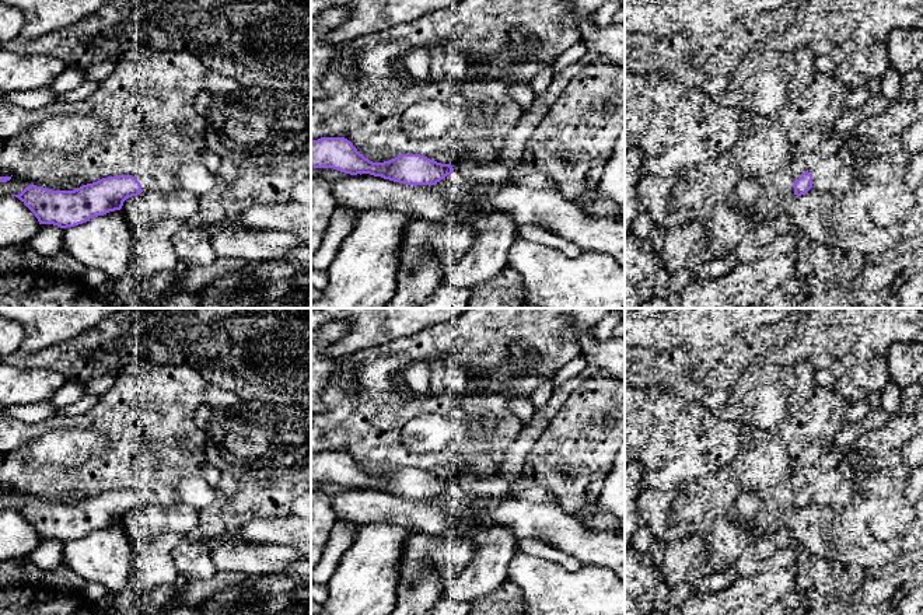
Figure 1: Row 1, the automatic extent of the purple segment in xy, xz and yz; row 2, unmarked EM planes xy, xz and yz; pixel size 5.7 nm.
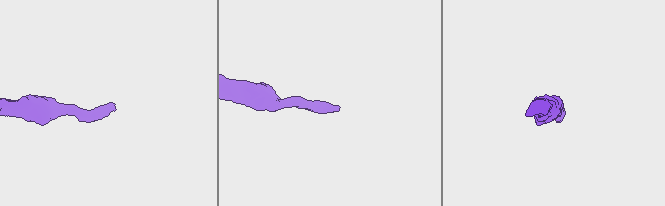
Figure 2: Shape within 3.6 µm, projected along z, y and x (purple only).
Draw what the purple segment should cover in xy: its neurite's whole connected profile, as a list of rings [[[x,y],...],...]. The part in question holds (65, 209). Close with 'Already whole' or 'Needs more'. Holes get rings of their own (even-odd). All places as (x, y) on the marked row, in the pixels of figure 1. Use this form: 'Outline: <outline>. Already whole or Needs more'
Outline: [[[119,175],[102,178],[97,182],[83,185],[74,191],[52,191],[36,185],[27,186],[20,195],[11,195],[18,198],[38,219],[39,224],[53,224],[60,228],[74,227],[88,221],[92,217],[104,216],[109,212],[120,210],[123,202],[132,196],[137,196],[143,192],[140,182],[132,175]]]. Already whole

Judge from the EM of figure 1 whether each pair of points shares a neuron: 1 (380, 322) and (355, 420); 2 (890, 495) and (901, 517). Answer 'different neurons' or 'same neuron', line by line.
1: different neurons
2: different neurons

